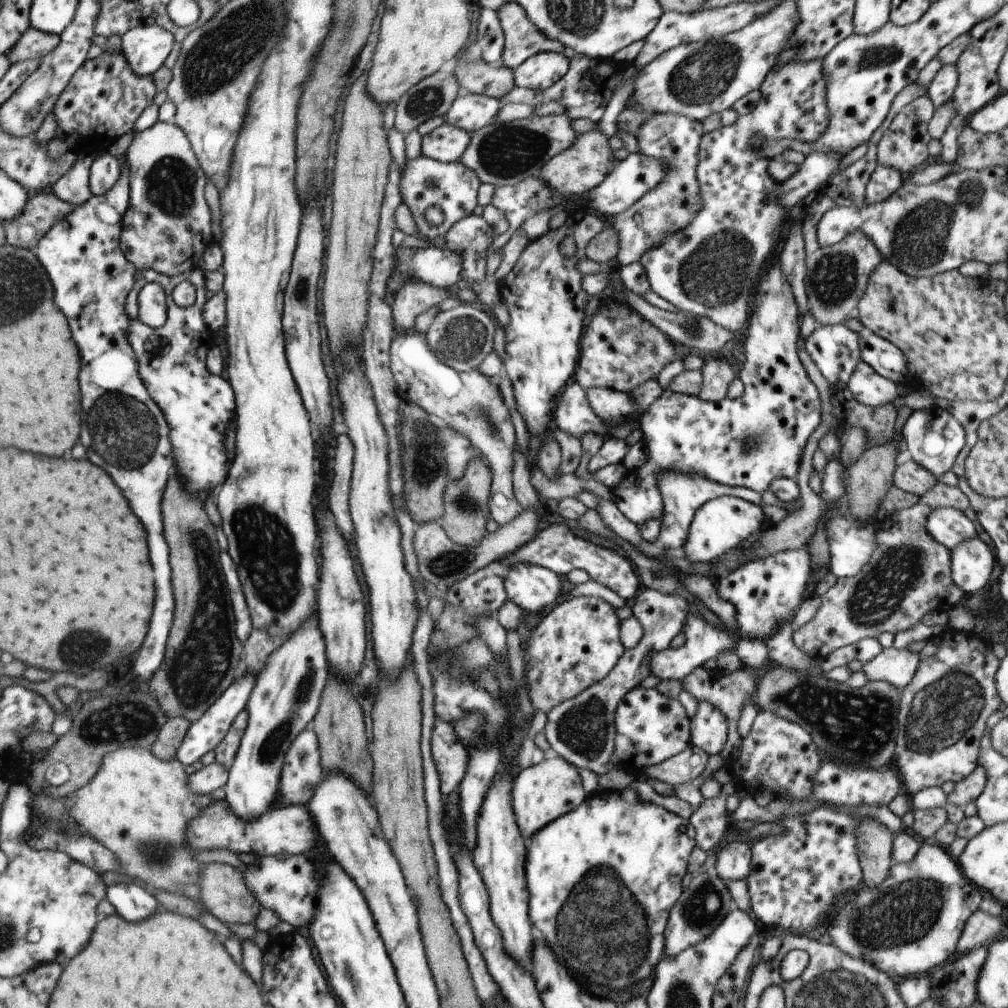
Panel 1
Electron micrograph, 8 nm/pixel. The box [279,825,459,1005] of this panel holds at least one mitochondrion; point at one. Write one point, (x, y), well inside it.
(349, 974)

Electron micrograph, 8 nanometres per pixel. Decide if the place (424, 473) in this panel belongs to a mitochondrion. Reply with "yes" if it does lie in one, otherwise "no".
yes

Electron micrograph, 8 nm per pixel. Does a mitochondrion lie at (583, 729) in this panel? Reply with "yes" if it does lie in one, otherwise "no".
yes

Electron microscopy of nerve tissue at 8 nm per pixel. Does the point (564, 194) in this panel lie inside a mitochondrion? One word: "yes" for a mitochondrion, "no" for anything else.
no

